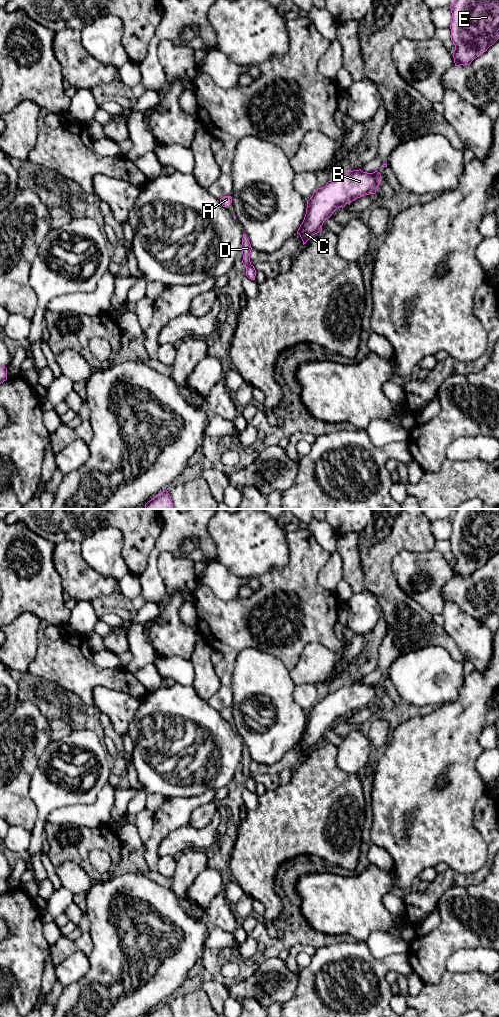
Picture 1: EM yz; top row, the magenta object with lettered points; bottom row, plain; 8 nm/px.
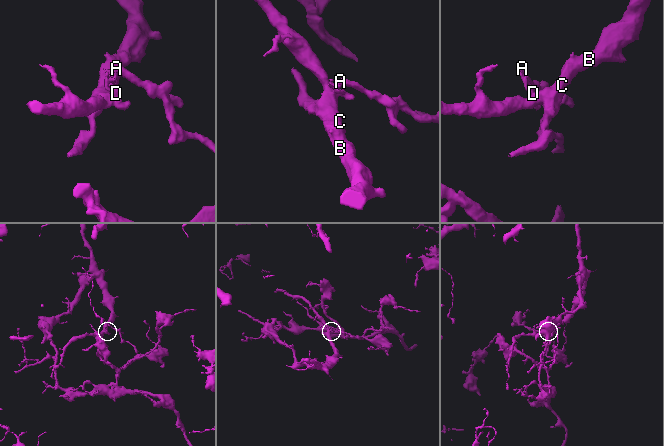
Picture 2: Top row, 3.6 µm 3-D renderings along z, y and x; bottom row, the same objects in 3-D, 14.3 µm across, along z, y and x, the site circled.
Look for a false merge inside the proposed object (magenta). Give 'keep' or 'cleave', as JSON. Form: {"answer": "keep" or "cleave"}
{"answer": "cleave"}

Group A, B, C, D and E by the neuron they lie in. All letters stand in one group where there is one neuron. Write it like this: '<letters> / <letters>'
A D / B C E

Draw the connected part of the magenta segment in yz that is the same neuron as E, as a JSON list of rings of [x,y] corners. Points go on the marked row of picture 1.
[[[454,0],[450,9],[455,66],[470,65],[499,39],[499,0]]]

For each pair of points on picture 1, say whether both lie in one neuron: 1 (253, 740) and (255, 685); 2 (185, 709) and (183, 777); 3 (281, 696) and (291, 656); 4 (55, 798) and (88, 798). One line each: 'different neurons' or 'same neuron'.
1: same neuron
2: same neuron
3: different neurons
4: same neuron

